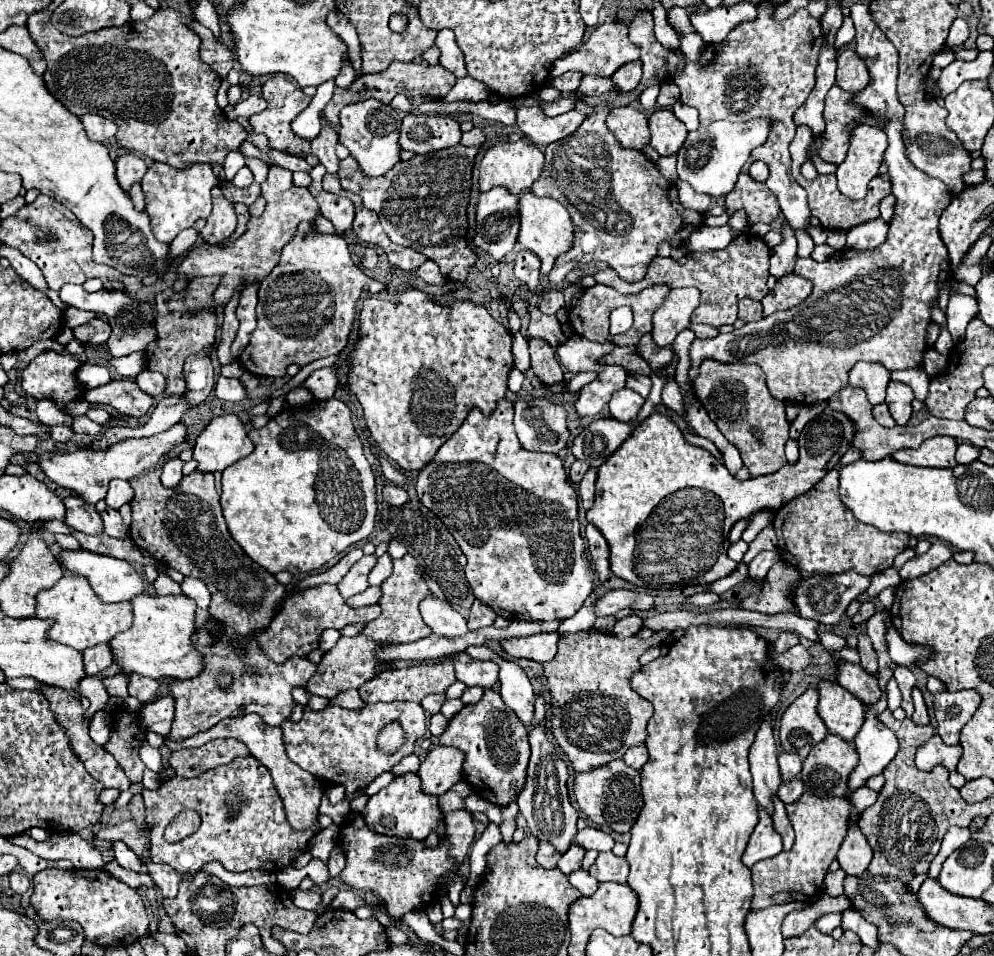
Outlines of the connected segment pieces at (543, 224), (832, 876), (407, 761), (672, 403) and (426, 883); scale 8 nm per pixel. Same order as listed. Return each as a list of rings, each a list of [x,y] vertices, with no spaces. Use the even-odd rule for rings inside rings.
[[[531,191],[519,195],[519,237],[517,243],[533,251],[541,259],[541,273],[547,275],[555,263],[555,259],[571,247],[573,241],[573,223],[567,209],[551,199],[551,197],[537,197]]]
[[[831,871],[825,877],[825,895],[841,895],[843,893],[843,879],[845,879],[845,871]]]
[[[413,753],[413,755],[409,755],[409,757],[405,757],[401,763],[397,763],[393,769],[391,769],[391,773],[393,775],[405,775],[405,773],[417,773],[419,771],[419,765],[421,765],[421,761],[419,761],[419,757]]]
[[[669,379],[669,383],[667,383],[665,389],[663,389],[663,405],[667,405],[667,407],[673,409],[673,411],[677,411],[679,415],[683,415],[681,389],[679,389],[679,385],[677,385],[673,379]]]
[[[465,809],[447,813],[445,825],[447,825],[447,837],[441,841],[437,849],[427,849],[423,841],[399,839],[399,837],[375,833],[373,829],[367,827],[361,813],[353,813],[349,817],[349,821],[341,827],[341,843],[343,843],[343,853],[347,857],[347,863],[345,863],[345,869],[339,873],[339,879],[353,891],[379,895],[387,905],[387,907],[383,905],[357,907],[355,915],[359,919],[373,919],[377,913],[387,913],[387,909],[393,917],[401,917],[417,907],[419,907],[417,911],[425,911],[427,907],[423,905],[433,903],[435,881],[443,873],[457,869],[461,865],[475,835],[473,815]],[[447,845],[451,845],[451,849],[447,849]]]

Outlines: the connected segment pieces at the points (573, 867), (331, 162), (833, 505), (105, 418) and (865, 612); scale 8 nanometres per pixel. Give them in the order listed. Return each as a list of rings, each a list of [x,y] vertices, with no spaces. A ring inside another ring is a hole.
[[[573,843],[573,845],[567,849],[567,853],[563,853],[563,857],[559,859],[557,867],[559,867],[565,875],[569,875],[569,873],[581,869],[581,861],[583,861],[585,853],[587,853],[587,851],[585,851],[583,847],[579,847],[577,843]]]
[[[323,121],[321,133],[311,141],[311,155],[315,155],[329,173],[337,173],[337,169],[339,169],[335,145],[337,145],[337,133],[333,129],[329,129],[327,121]]]
[[[831,469],[815,487],[811,487],[807,493],[795,497],[793,501],[789,501],[787,505],[783,505],[781,509],[775,511],[775,519],[773,519],[773,527],[779,539],[779,555],[783,561],[787,561],[789,565],[793,565],[799,571],[807,571],[807,573],[845,573],[845,571],[857,571],[859,575],[875,575],[887,567],[893,565],[893,559],[897,553],[901,553],[907,547],[909,535],[907,533],[883,533],[879,529],[875,529],[873,525],[861,523],[839,499],[837,499],[837,491],[839,491],[839,475],[835,469]]]
[[[91,407],[91,409],[89,409],[85,415],[87,415],[91,421],[99,423],[99,425],[109,423],[109,419],[111,419],[111,415],[109,415],[105,409],[101,409],[101,407]]]
[[[865,601],[865,603],[861,603],[861,609],[855,613],[853,623],[865,623],[873,613],[875,613],[875,605],[871,601]]]

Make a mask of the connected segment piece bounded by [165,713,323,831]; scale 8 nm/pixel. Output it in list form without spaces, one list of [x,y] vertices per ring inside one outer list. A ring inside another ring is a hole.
[[[251,713],[251,715],[243,715],[243,717],[227,717],[227,719],[219,721],[217,725],[213,725],[211,729],[207,729],[203,733],[197,733],[195,737],[189,737],[187,741],[179,741],[179,743],[165,741],[165,743],[173,751],[177,751],[177,749],[185,749],[185,747],[203,745],[209,739],[237,739],[243,745],[247,745],[247,749],[251,751],[251,755],[255,755],[271,771],[275,789],[279,791],[279,797],[283,799],[285,815],[287,815],[287,821],[289,821],[291,829],[305,831],[305,829],[309,829],[309,827],[315,825],[317,815],[319,815],[319,803],[321,803],[321,797],[323,797],[323,787],[321,787],[321,783],[315,777],[311,777],[311,773],[303,771],[299,765],[295,765],[287,757],[285,745],[283,745],[283,739],[281,739],[281,727],[267,725],[259,715]]]

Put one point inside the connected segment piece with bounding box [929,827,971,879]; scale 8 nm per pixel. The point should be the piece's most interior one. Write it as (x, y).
(953, 840)

